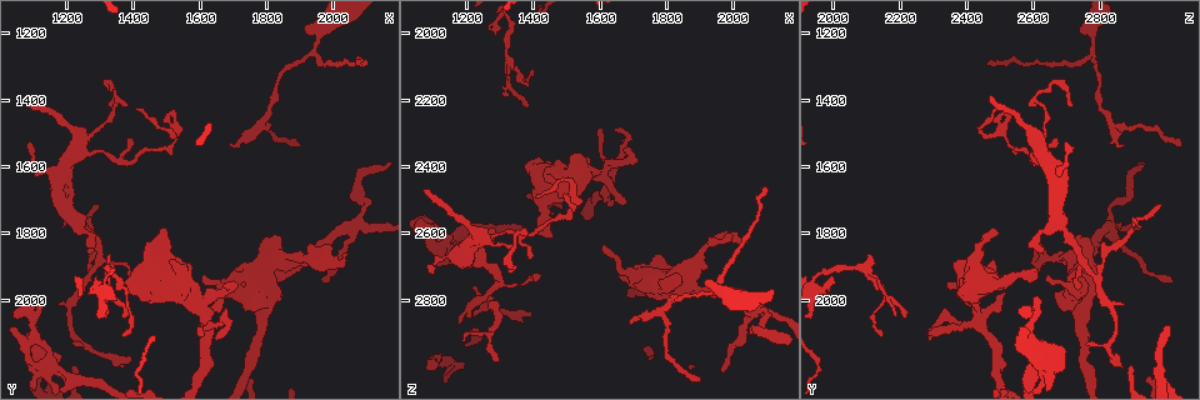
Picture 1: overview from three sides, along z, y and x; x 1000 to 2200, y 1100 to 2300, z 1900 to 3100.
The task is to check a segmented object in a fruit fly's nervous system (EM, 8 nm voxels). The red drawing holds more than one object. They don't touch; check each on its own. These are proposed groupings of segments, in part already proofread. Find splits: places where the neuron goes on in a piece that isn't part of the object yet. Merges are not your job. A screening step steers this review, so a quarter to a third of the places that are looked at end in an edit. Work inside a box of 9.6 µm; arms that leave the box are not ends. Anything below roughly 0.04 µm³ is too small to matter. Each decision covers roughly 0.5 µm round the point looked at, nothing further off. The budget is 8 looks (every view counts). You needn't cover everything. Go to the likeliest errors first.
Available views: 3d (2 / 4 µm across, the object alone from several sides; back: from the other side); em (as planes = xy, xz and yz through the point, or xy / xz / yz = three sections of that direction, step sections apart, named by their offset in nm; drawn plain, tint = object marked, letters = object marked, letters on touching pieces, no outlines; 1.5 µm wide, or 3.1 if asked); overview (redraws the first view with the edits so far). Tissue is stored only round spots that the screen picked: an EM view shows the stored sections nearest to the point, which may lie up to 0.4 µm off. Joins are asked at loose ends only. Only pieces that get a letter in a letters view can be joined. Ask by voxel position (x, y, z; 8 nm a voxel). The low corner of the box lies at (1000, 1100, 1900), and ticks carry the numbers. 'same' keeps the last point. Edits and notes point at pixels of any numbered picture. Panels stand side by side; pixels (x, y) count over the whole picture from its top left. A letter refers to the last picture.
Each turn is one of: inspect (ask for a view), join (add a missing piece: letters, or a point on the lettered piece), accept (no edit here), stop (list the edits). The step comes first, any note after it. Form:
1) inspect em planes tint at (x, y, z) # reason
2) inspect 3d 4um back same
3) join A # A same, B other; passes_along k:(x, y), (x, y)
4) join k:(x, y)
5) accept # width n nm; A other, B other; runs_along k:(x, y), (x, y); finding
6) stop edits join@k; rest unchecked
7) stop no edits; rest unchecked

inspect em planes letters at (1430, 1990, 2380) # free end

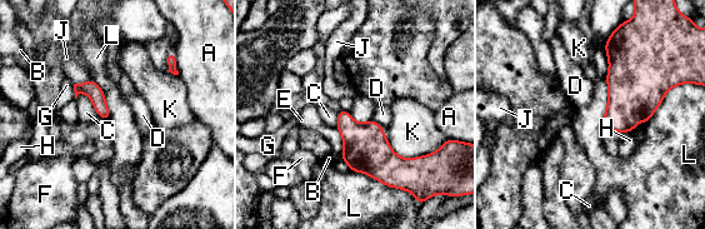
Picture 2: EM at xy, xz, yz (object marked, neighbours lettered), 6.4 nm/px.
accept # A other, B other, C other, D other, E other, F other, G other, H other, J other, K other, L other; border 2:(349, 169), (400, 189); none of them fits

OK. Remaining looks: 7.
inspect em xz step 8 letters at (1910, 1190, 2750) # an open end

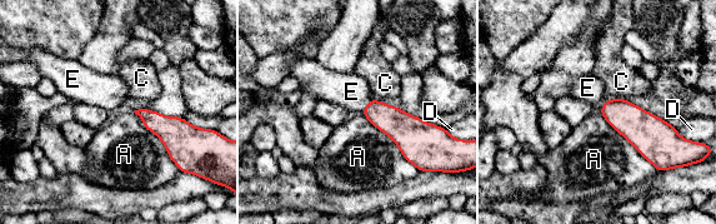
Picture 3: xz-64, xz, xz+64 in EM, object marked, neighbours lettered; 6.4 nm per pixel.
inspect em planes letters same

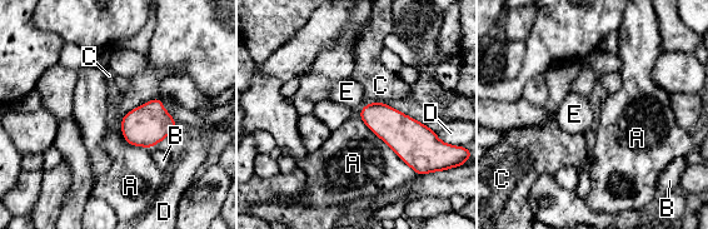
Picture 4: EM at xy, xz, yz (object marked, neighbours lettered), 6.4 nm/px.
join E # A other, B other, C other, D other, E same; passes_along 4:(395, 129), (364, 106), (347, 91); it goes on there

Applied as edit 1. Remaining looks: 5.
inspect overview

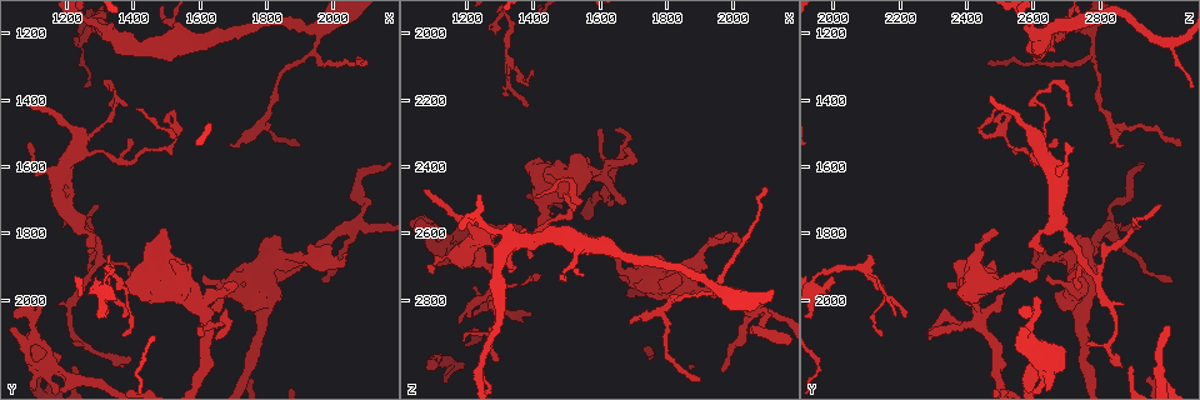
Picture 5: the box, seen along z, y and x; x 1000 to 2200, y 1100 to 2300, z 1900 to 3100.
inspect 3d 2um back at (1970, 1940, 3020) # an open end

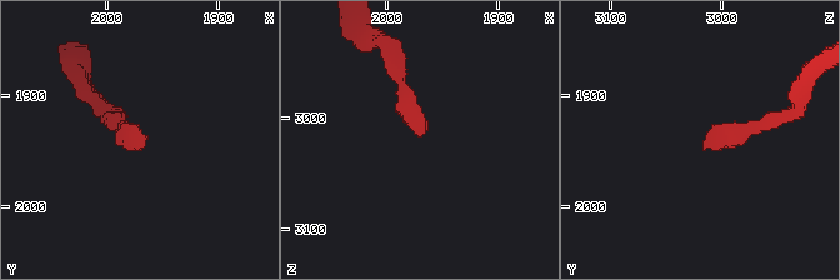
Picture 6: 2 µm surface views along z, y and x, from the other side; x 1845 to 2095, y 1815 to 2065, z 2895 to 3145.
inspect em planes plain at (1970, 1944, 3016)

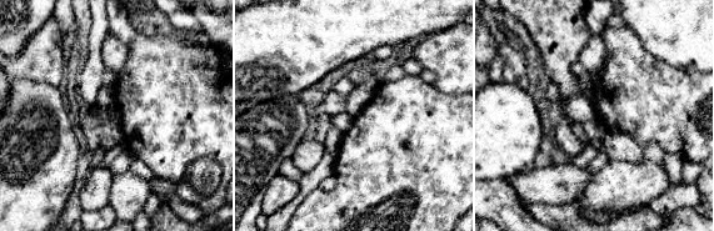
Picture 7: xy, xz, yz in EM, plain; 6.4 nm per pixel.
inspect em planes letters same # what lies round it

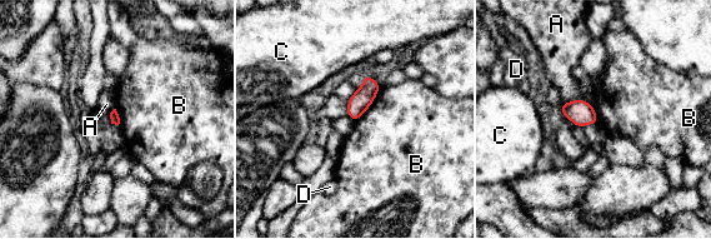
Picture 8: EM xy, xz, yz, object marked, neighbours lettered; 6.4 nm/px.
accept # A other, B other, C other, D other; no lettered piece goes on from it

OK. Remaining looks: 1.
stop edits join@4; rest unchecked

